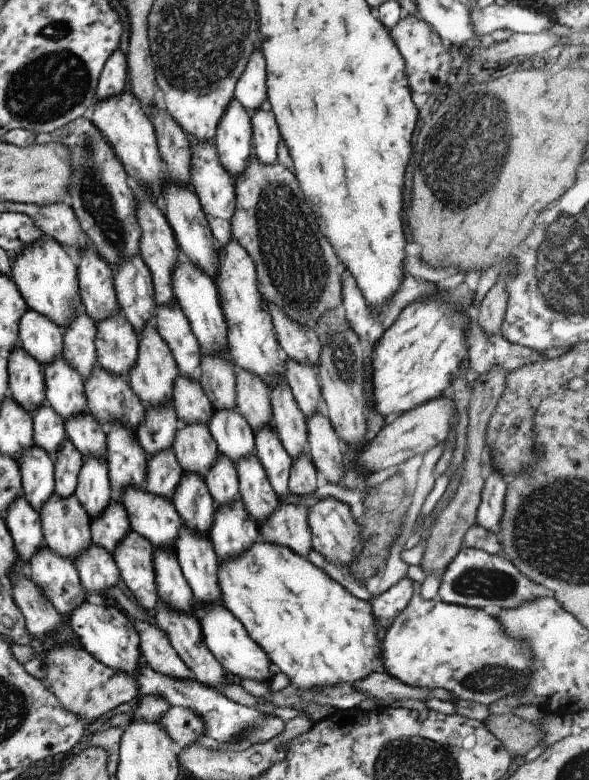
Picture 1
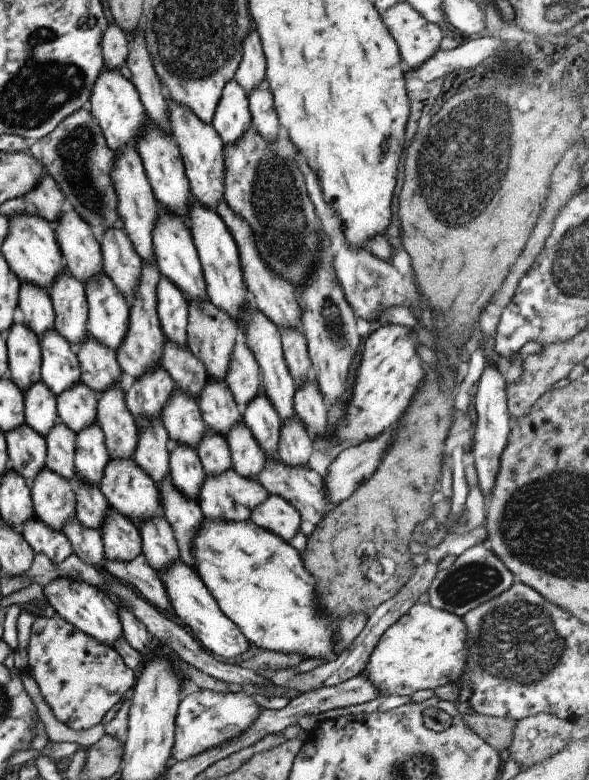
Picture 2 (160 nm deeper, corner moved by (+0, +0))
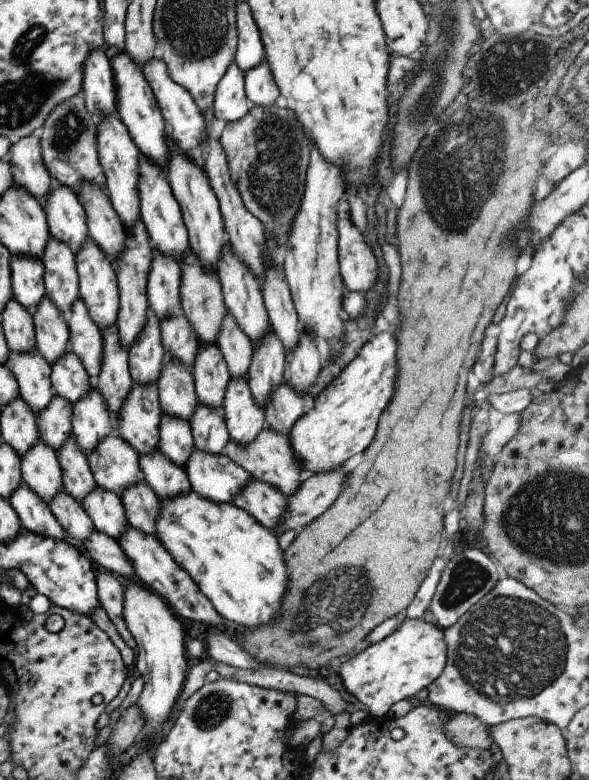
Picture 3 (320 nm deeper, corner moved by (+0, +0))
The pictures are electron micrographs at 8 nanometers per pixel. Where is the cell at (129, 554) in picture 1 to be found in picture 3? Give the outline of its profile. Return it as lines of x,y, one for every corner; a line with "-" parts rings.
95,485
79,504
87,513
95,530
117,540
128,524
120,498
113,491

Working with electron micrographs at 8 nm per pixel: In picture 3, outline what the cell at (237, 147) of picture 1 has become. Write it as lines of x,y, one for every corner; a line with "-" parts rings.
233,60
217,81
212,113
216,119
233,122
239,120
251,105
244,93
244,72

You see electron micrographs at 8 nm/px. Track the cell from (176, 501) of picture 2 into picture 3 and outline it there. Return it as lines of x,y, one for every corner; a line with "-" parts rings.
158,449
144,455
138,454
138,465
143,473
143,481
149,485
158,499
171,498
191,491
184,468
174,465

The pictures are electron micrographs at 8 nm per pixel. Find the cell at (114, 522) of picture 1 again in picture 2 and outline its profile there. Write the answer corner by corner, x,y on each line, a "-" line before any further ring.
77,481
75,490
72,490
75,499
74,516
88,529
98,530
107,511
111,510
110,505
105,500
104,495
101,494
97,485

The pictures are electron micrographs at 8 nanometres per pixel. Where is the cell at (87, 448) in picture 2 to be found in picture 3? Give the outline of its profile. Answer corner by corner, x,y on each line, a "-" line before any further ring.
93,381
89,389
79,400
71,405
72,413
70,414
71,434
75,437
78,447
86,456
95,448
95,445
101,438
113,433
114,422
109,414
106,402
101,393
93,386

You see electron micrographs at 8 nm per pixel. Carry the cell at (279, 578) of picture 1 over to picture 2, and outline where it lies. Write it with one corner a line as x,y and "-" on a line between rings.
203,519
190,542
192,568
203,582
219,610
257,648
275,652
299,652
306,658
325,658
329,662
337,653
331,650
331,640
338,623
314,605
313,577
303,568
300,554
277,535
257,528
249,519
224,521

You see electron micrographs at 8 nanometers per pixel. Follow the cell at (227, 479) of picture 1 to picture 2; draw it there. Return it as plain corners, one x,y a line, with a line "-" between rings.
206,428
195,449
206,475
216,475
231,467
229,446
223,435

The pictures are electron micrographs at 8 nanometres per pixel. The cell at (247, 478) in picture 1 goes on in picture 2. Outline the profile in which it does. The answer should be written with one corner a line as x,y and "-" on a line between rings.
242,419
226,432
225,440
229,446
231,467
239,473
239,476
256,480
256,474
264,465
264,452

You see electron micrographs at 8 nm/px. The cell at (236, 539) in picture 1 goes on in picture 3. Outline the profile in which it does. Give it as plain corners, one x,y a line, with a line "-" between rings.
193,448
184,466
190,488
216,503
232,503
237,491
251,479
248,472
221,453

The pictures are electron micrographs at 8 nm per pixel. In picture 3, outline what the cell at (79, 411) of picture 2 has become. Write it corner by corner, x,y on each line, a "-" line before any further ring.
71,350
65,351
50,366
50,388
72,405
89,389
92,379
85,372
82,360

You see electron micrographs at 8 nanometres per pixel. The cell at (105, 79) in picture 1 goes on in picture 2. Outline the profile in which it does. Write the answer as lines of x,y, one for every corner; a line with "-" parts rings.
115,22
107,23
101,37
103,69
119,69
128,55
128,37

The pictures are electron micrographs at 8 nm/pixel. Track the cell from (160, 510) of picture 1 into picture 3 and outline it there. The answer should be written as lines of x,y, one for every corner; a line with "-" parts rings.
114,432
101,438
95,448
86,456
86,459
94,484
105,490
113,491
117,496
120,495
120,490
125,485
143,481
143,473
138,465
138,454
126,440

